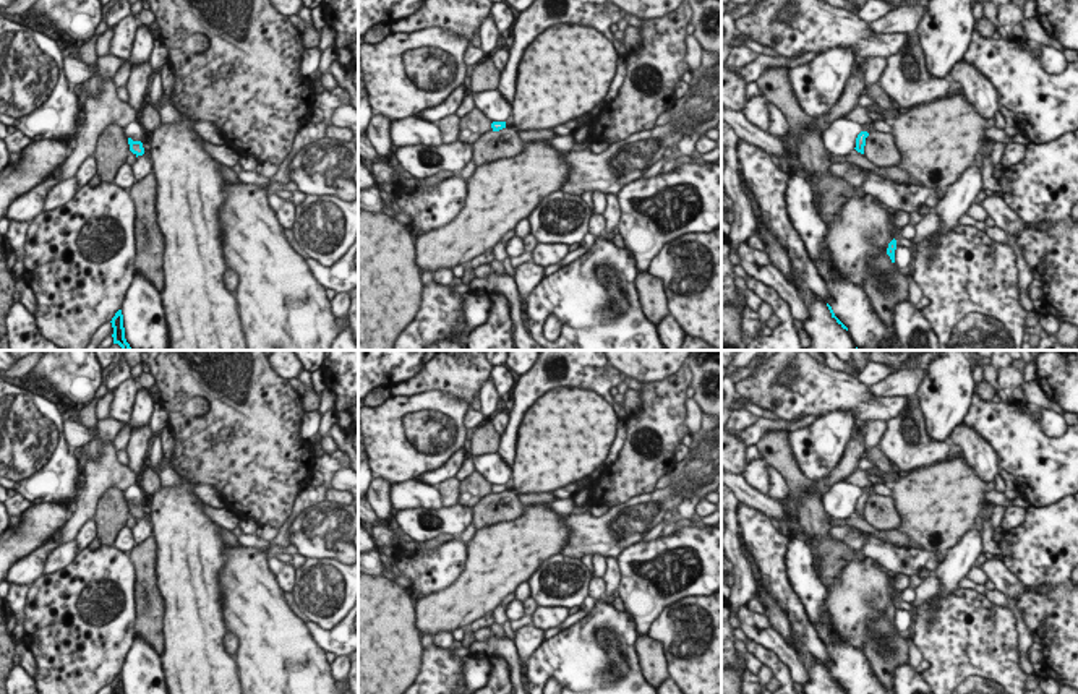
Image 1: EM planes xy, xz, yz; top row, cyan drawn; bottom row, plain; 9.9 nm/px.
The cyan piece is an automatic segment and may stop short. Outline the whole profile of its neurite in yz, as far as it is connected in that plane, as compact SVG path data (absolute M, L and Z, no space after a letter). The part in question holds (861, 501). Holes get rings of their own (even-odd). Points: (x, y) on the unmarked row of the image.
M854 467L849 473L845 477L846 483L856 485L862 490L862 495L856 501L856 514L864 517L866 501L872 495L871 488L874 485L874 478L869 475L867 470L861 467Z

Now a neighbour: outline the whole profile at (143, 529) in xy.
M146 517L138 519L133 527L133 532L135 532L136 545L146 542L154 533L152 520L148 520Z

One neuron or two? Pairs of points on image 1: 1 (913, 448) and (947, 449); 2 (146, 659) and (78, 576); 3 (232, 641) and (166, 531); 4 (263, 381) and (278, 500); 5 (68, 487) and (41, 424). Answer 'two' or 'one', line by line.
1: one
2: two
3: two
4: one
5: one

